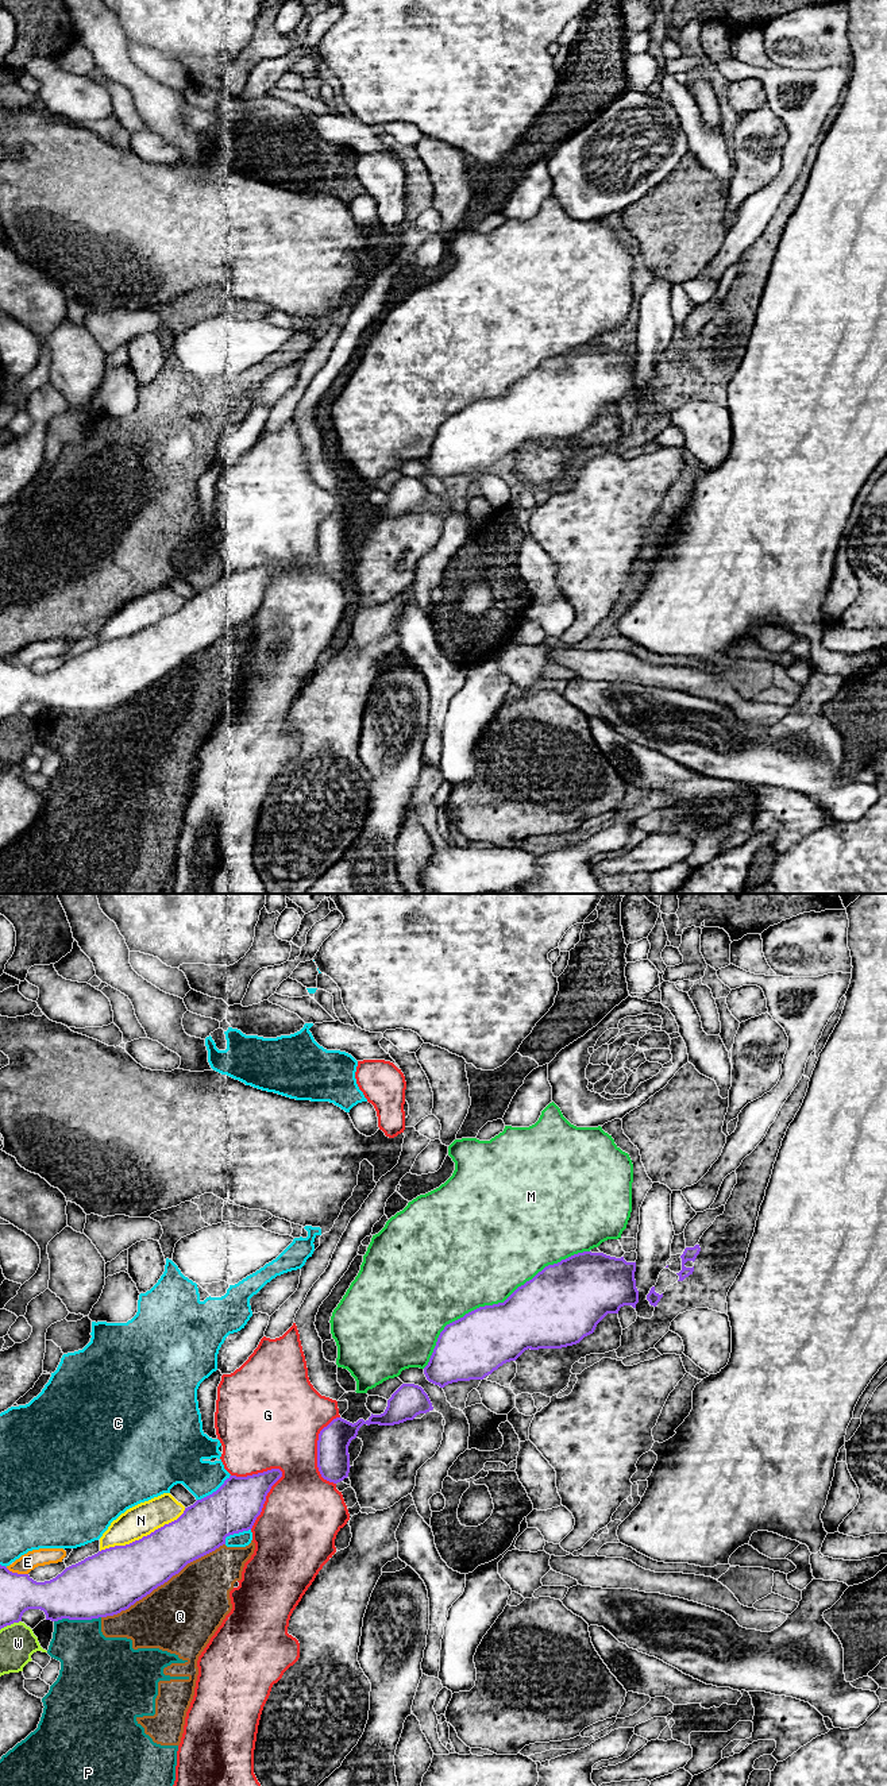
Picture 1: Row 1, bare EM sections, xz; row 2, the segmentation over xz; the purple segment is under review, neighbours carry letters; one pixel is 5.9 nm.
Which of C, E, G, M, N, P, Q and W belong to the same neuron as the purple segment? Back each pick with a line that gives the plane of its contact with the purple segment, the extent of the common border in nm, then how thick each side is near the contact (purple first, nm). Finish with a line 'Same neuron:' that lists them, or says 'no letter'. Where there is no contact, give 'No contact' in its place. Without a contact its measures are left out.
Same neuron: no letter

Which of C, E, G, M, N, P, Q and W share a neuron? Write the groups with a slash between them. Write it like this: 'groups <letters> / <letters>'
groups C / E / G / M / N / P Q / W

